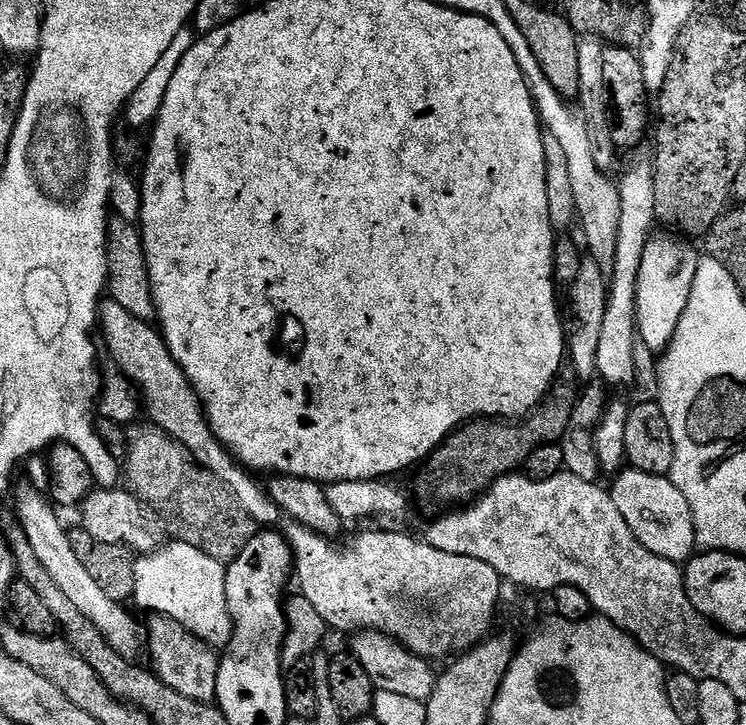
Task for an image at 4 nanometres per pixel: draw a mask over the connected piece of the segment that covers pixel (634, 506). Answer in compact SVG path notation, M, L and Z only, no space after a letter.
M628 466L615 480L610 486L614 506L618 506L622 518L626 518L626 526L630 526L634 538L638 538L646 550L677 562L687 561L697 551L690 502L682 498L682 490L678 490L678 486L674 486L668 476L646 474Z

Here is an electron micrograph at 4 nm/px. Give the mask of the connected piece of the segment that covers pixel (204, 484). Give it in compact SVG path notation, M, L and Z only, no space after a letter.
M140 422L127 429L127 446L128 455L126 457L126 484L127 480L129 484L127 484L127 487L130 489L132 495L140 499L141 504L147 504L149 508L153 508L153 510L156 511L156 515L164 521L167 531L171 533L171 535L173 532L173 534L176 535L173 537L175 537L179 543L194 546L198 550L202 550L203 552L210 554L210 558L214 558L215 560L221 562L231 562L238 558L238 554L242 554L242 550L250 542L250 538L256 535L258 525L256 525L254 521L252 521L252 519L250 519L250 517L246 515L242 509L240 509L232 491L230 491L229 488L217 478L217 476L210 474L210 470L203 468L203 466L201 466L200 463L198 463L196 459L194 459L194 457L188 453L186 446L182 446L170 434L166 434L164 431L162 431L162 429L153 426L148 422Z

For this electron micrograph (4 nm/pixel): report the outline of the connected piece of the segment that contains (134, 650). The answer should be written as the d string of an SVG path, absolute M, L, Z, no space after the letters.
M24 482L16 496L16 512L18 523L30 546L34 546L34 554L38 554L38 562L46 566L50 578L54 578L54 583L66 593L66 598L70 598L70 602L74 602L74 606L78 606L78 610L82 610L82 614L86 614L86 618L90 618L90 622L98 626L98 634L102 634L111 649L122 654L122 658L135 661L136 655L142 652L141 627L139 630L135 618L124 609L127 607L121 601L110 598L110 594L106 594L106 590L102 590L102 586L94 582L94 577L86 571L86 566L82 566L82 561L74 555L74 546L70 546L68 537L69 529L64 528L60 521L61 513L53 507L49 497L43 491L33 488L31 483Z

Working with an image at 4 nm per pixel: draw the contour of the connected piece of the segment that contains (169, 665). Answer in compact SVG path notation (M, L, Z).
M153 615L146 626L146 652L152 655L151 667L162 683L170 686L186 698L202 704L211 704L216 699L220 662L217 653L203 641L185 632L179 624L165 617Z

